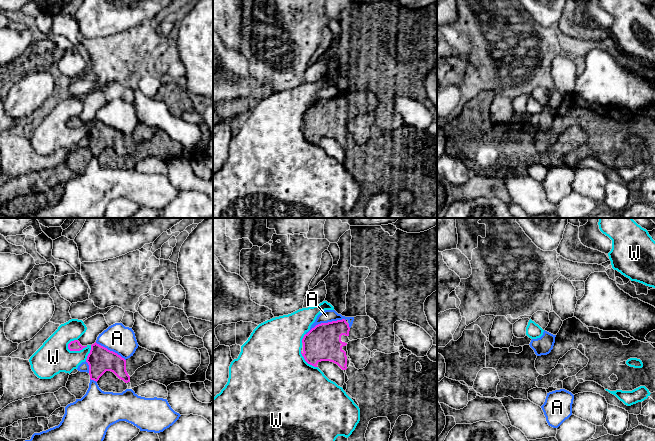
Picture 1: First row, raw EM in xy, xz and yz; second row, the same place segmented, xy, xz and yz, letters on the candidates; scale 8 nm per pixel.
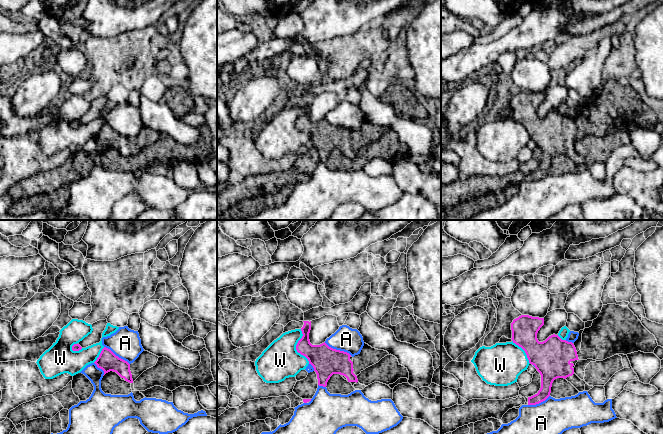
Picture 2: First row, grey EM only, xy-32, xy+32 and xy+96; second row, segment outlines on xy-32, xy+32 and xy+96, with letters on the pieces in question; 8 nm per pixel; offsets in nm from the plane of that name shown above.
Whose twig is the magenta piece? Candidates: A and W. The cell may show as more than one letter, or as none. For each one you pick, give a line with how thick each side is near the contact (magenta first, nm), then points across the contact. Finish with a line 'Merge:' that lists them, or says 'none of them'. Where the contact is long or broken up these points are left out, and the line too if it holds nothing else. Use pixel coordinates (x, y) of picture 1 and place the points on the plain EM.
Merge: none of them

